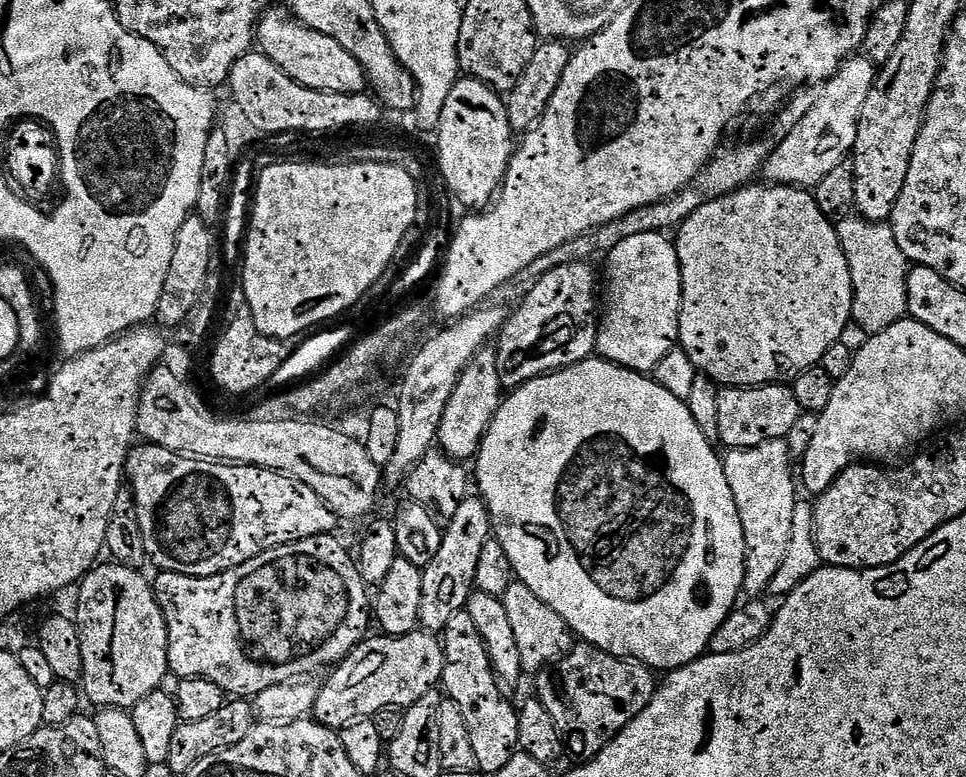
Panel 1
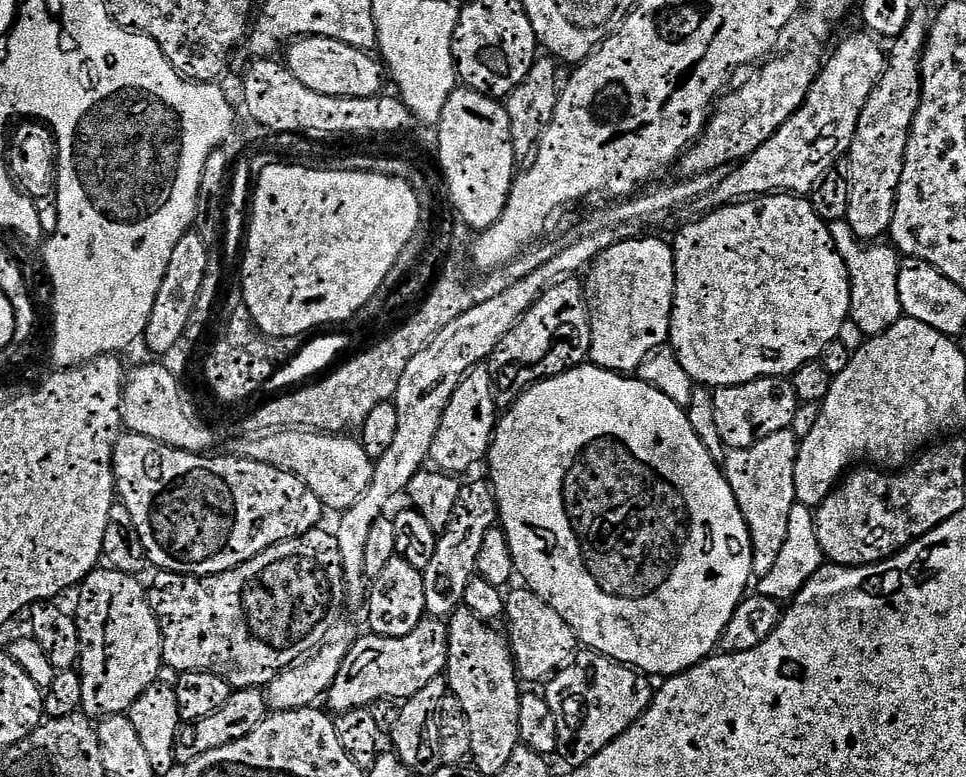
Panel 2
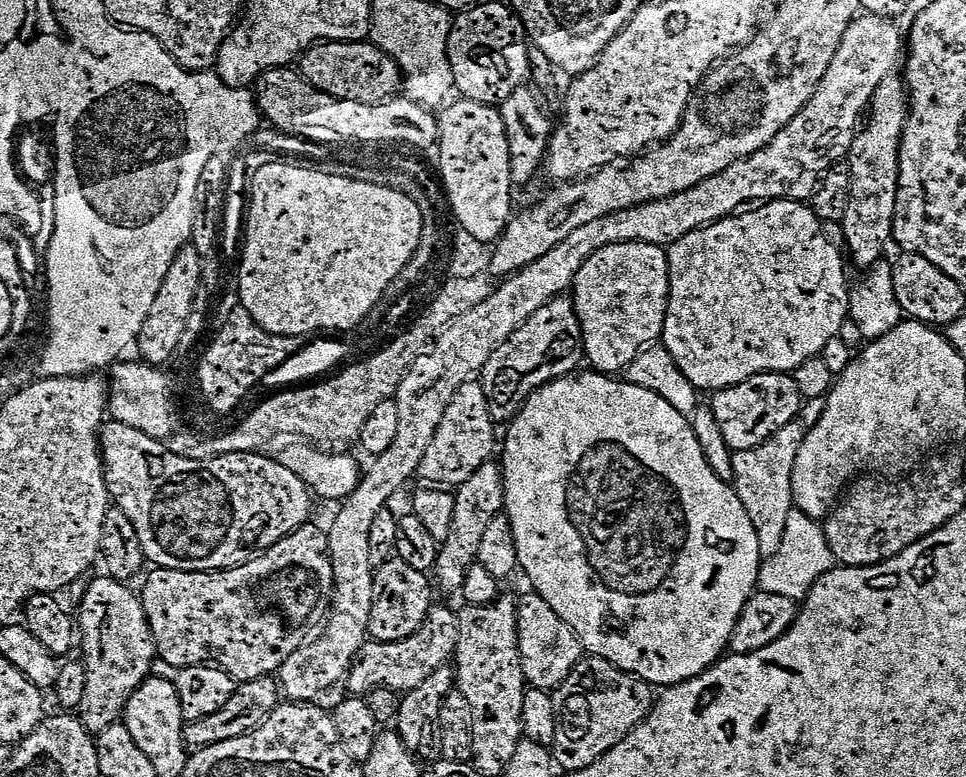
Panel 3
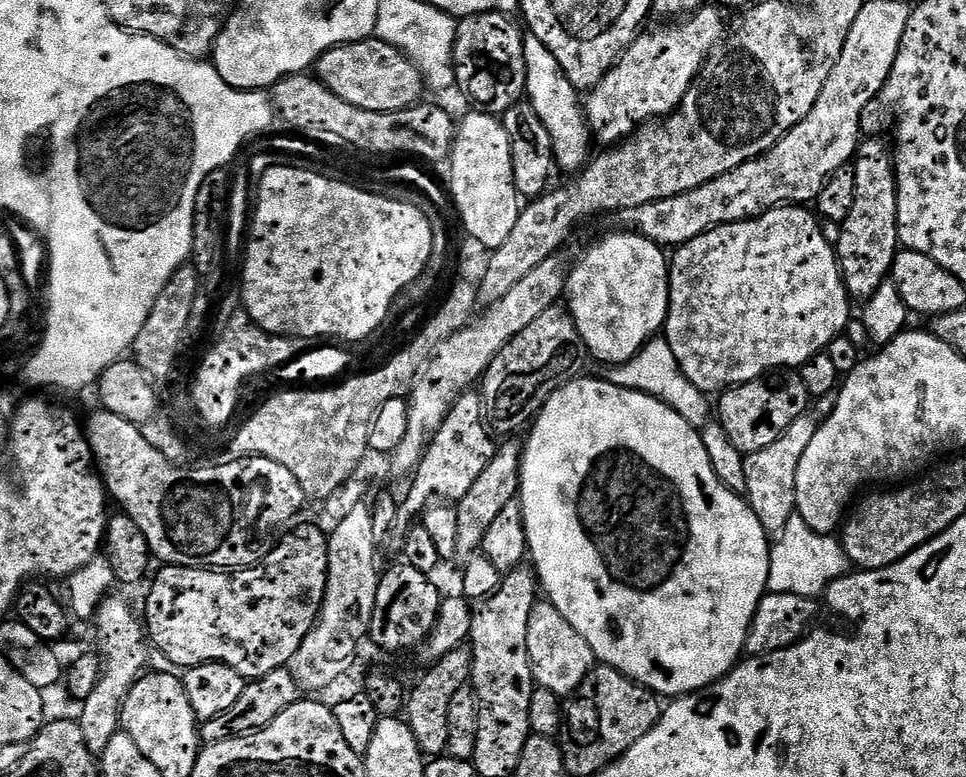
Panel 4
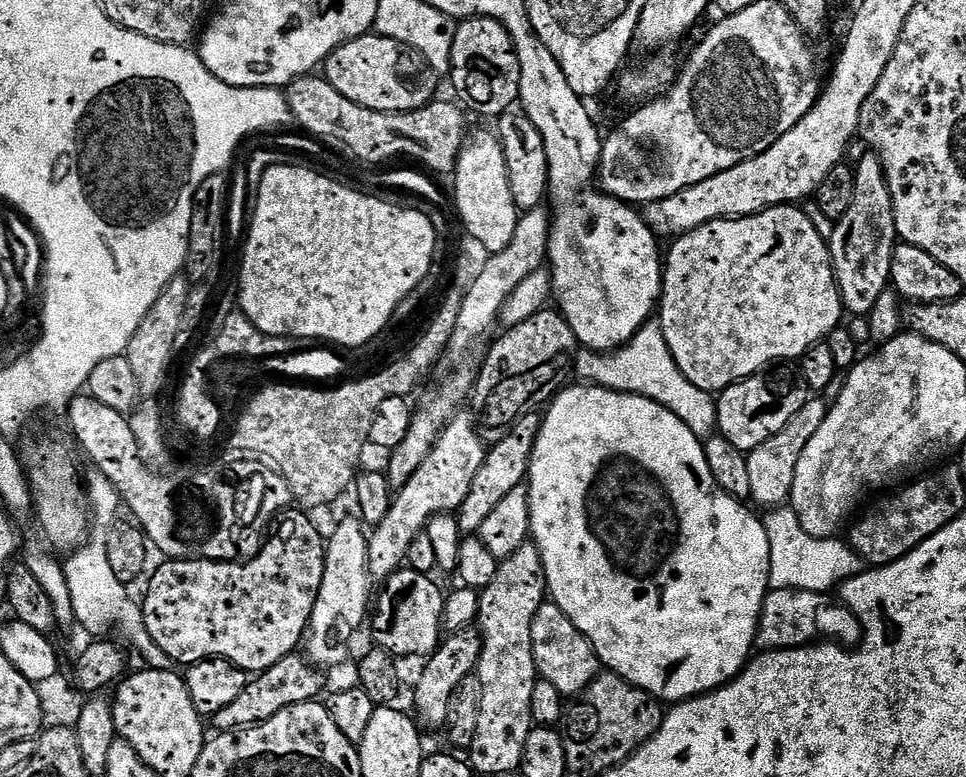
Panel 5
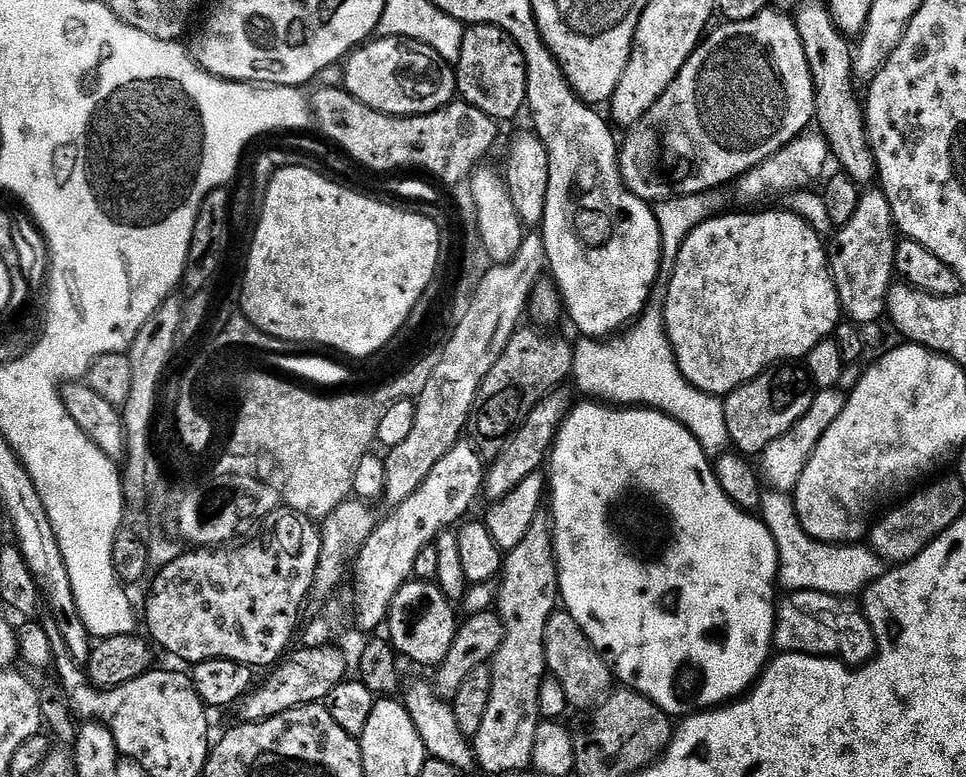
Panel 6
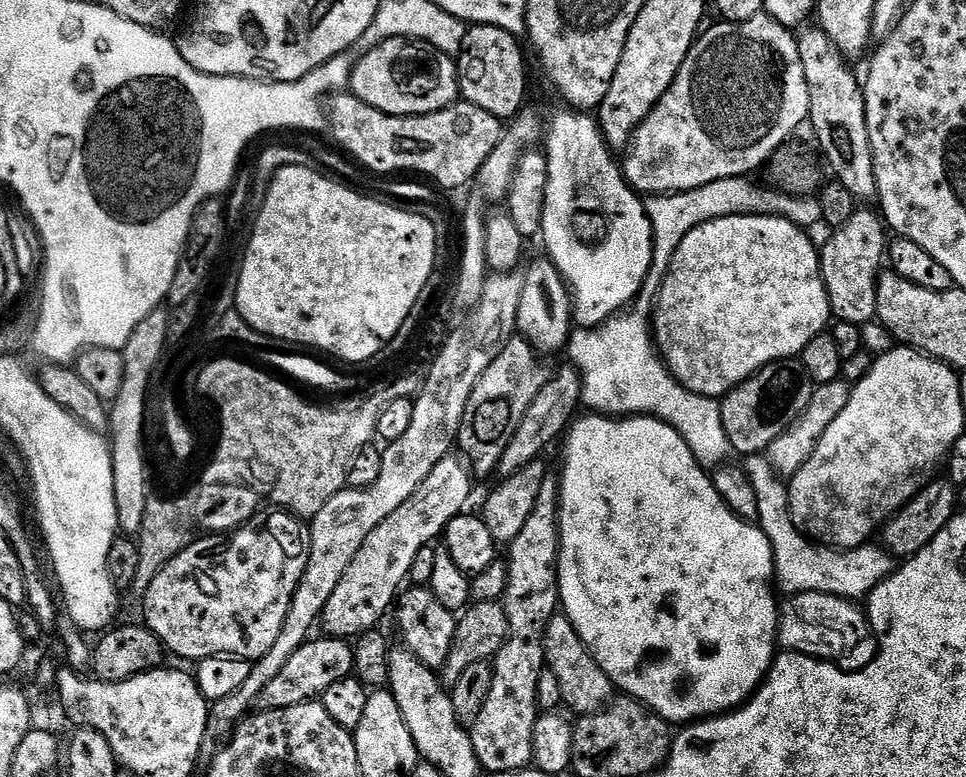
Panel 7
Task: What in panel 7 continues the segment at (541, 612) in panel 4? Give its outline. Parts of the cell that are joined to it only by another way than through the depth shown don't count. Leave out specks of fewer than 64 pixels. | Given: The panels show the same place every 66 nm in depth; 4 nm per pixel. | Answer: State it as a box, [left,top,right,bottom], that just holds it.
[544,614,613,714]

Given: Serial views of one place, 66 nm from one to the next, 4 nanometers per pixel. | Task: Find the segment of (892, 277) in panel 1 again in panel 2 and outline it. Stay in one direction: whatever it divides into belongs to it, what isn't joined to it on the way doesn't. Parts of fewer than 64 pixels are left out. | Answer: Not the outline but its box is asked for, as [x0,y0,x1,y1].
[830,220,902,337]

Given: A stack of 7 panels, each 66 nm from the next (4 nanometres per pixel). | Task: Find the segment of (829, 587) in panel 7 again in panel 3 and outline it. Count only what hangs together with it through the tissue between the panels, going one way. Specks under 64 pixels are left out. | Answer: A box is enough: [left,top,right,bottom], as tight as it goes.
[759,510,834,602]

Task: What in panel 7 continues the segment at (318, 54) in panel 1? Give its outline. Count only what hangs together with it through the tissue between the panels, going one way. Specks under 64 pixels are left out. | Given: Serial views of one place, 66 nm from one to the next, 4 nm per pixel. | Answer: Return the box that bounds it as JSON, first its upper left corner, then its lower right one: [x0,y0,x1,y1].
[351,38,460,116]

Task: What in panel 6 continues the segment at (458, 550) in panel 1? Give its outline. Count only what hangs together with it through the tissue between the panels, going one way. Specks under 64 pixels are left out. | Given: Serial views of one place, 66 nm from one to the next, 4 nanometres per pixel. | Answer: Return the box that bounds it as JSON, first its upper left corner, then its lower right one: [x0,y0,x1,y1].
[482,390,574,502]

